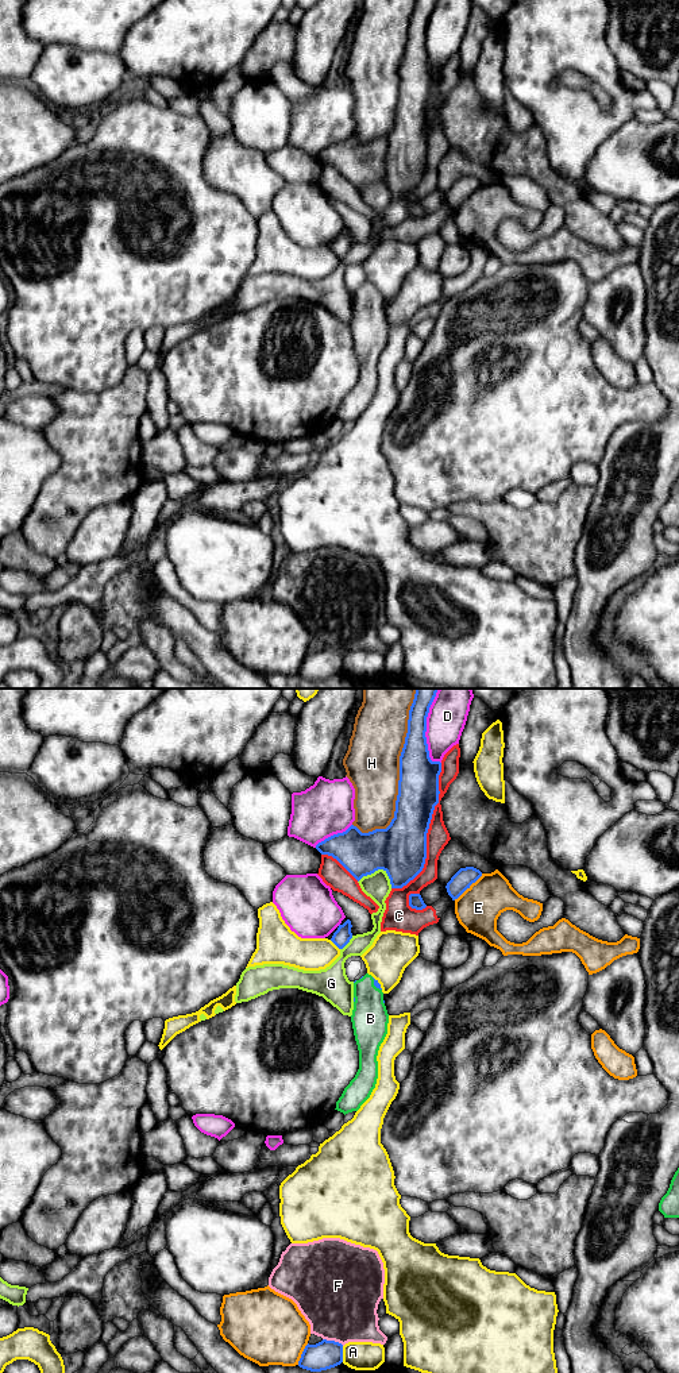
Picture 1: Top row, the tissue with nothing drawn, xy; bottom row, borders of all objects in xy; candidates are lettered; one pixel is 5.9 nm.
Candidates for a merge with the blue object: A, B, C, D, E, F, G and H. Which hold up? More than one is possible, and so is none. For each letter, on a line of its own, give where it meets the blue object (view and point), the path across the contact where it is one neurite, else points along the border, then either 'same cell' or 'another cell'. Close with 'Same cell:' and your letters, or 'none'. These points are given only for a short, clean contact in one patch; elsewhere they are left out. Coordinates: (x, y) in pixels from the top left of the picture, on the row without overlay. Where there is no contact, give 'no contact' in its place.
A: meets blue in xy at (342, 663); another cell
B: meets blue in xy at (374, 293); same cell
C: meets blue in xy at (427, 141); another cell
D: meets blue in xy at (425, 39); another cell
E: meets blue in xy at (467, 196); another cell
F: meets blue in xy at (334, 650); another cell
G: meets blue in xy at (379, 177); another cell
H: meets blue in xy at (400, 80); another cell
Same cell: B

